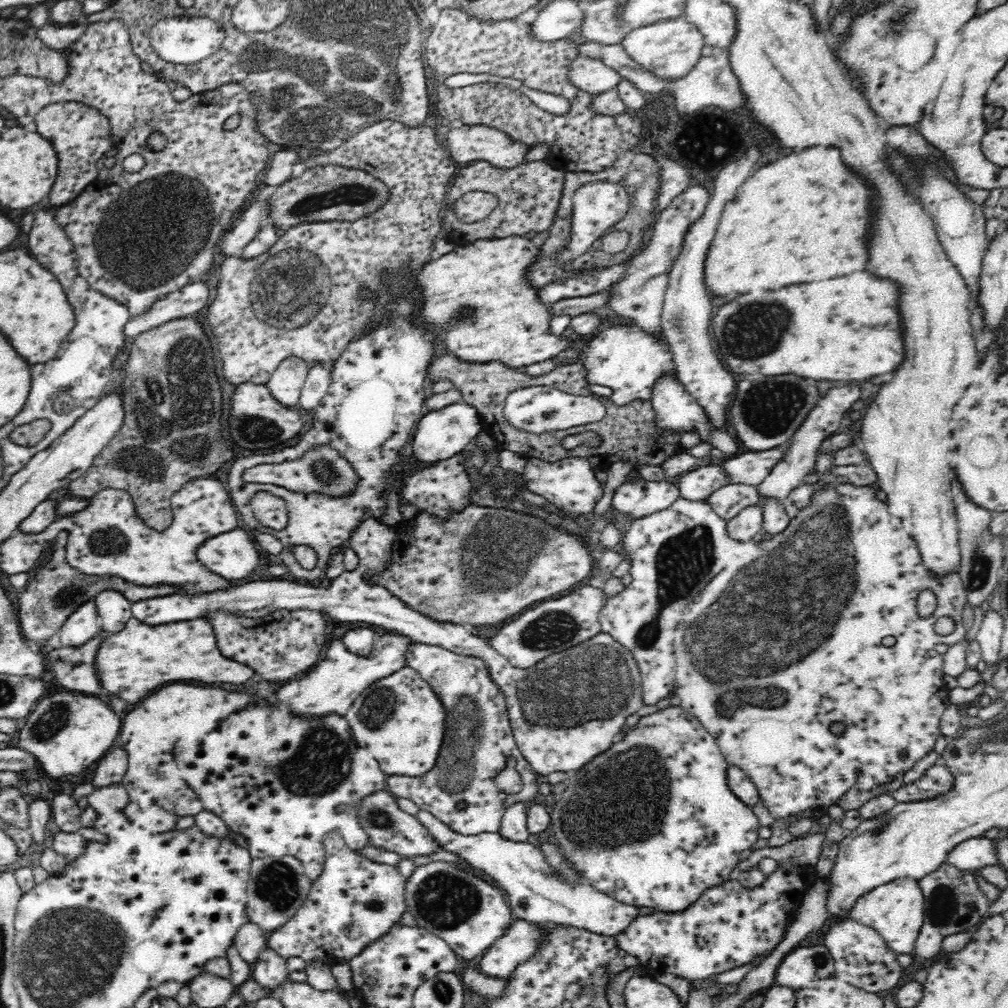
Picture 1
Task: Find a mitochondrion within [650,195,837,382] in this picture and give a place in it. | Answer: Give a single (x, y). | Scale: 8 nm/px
(757, 328)

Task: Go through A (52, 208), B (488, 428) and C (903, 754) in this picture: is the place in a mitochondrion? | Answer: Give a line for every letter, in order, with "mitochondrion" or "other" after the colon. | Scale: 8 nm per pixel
A: other
B: other
C: other

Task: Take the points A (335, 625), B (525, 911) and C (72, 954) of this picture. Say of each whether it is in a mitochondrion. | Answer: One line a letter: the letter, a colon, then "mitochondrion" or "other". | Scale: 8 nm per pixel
A: other
B: other
C: mitochondrion

